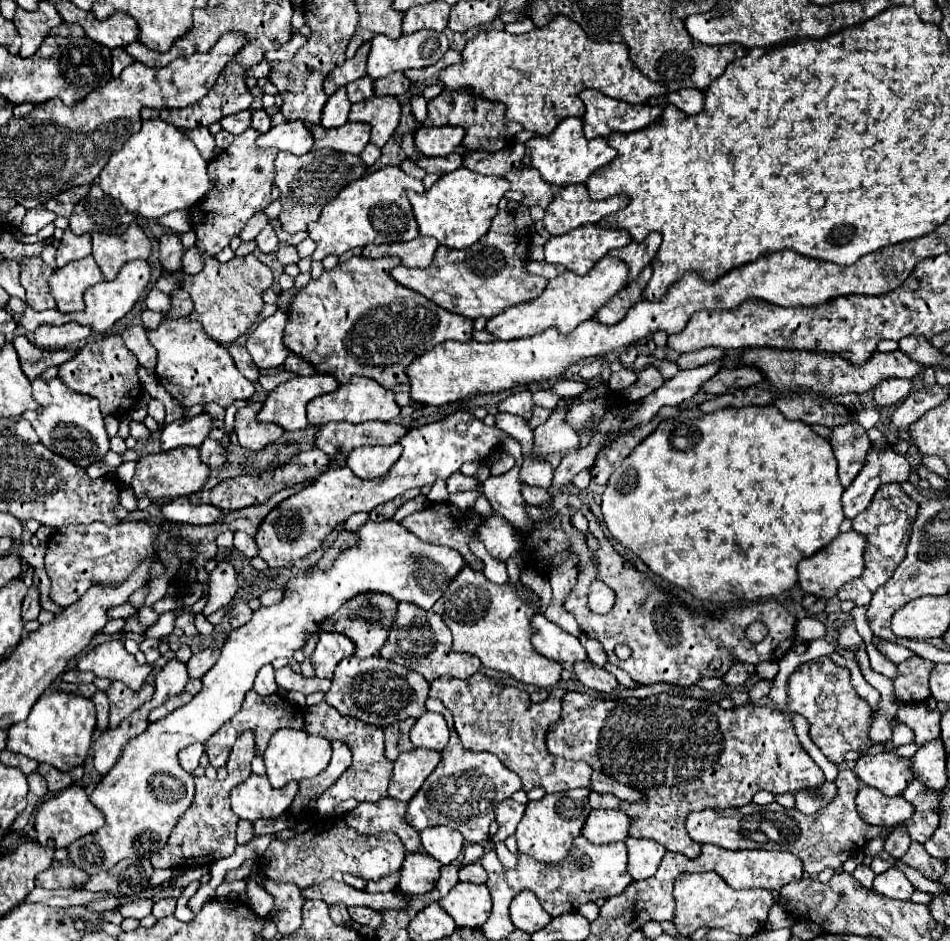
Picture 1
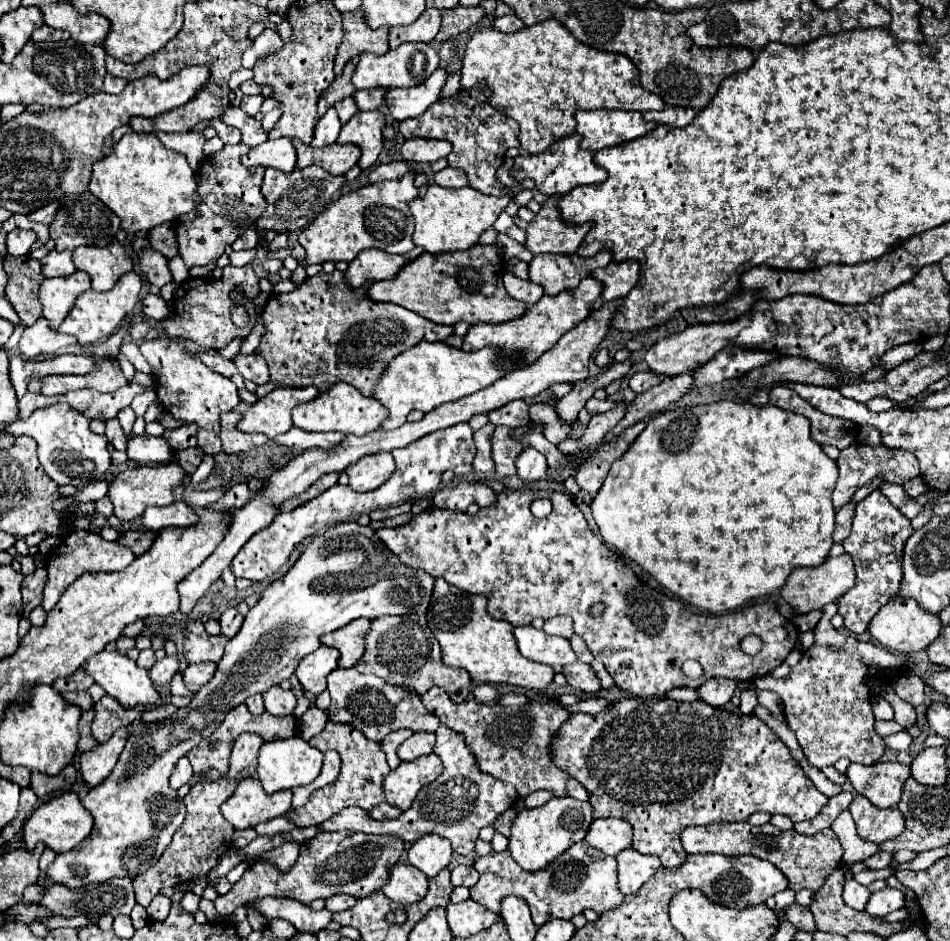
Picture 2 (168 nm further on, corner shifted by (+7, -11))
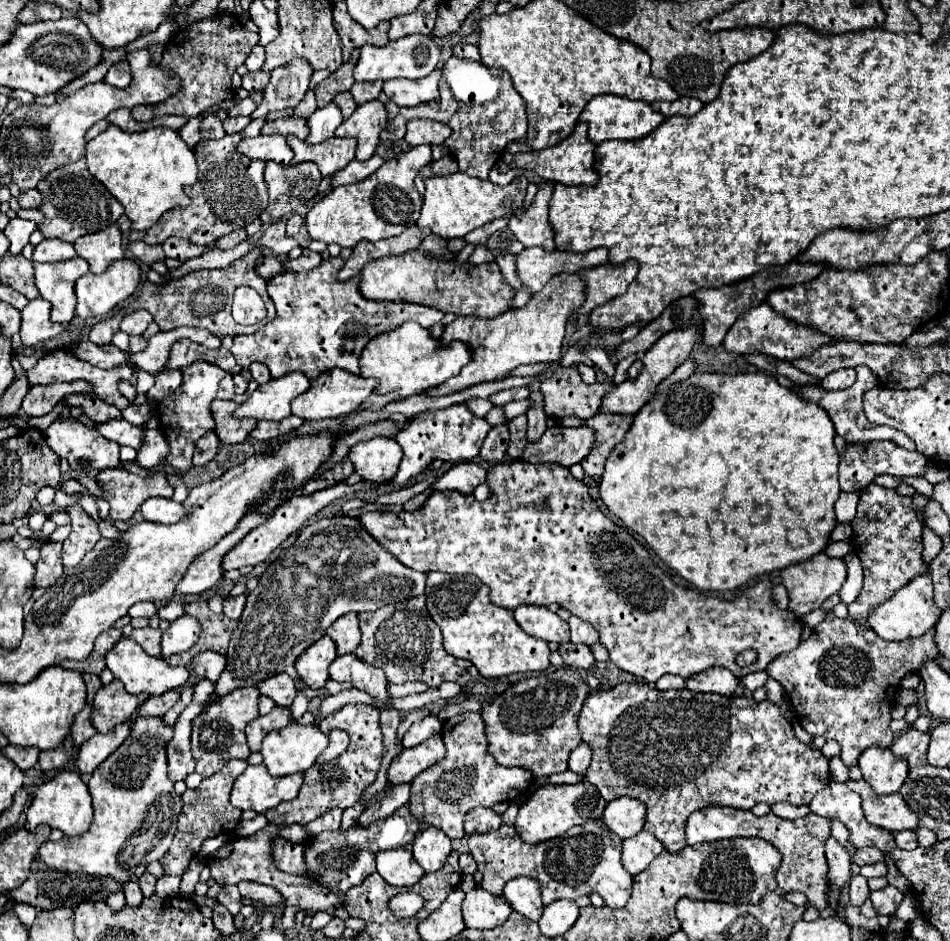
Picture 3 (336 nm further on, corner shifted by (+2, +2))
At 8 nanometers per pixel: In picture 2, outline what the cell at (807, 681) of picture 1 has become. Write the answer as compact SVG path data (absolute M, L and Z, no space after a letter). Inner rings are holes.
M836 601L824 607L824 615L814 629L814 645L802 653L800 663L790 669L788 677L776 679L772 675L764 675L754 681L760 689L770 689L780 695L786 723L796 733L806 759L818 769L834 765L842 757L866 765L880 761L886 745L874 731L868 679L884 681L884 673L894 675L900 669L912 669L904 655L890 653L888 649L836 631L830 623L836 613Z

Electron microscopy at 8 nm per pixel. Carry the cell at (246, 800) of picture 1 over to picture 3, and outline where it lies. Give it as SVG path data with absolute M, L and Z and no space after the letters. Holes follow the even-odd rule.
M263 764L249 766L233 784L231 804L239 810L267 812L279 802L293 800L299 794L301 784L303 774L273 778Z

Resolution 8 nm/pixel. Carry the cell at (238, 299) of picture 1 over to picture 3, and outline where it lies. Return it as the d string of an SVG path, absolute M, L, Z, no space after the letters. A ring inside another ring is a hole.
M253 248L243 258L235 260L233 264L229 264L227 268L219 268L219 270L195 270L195 272L185 274L183 278L171 280L165 286L157 286L157 284L145 282L143 288L141 288L139 298L135 298L129 306L121 308L113 318L101 320L101 322L97 322L91 328L89 340L95 342L95 344L111 344L111 338L115 336L115 332L119 332L119 324L121 324L123 316L129 314L129 312L133 312L133 310L147 310L155 318L155 322L159 324L161 330L173 330L173 328L179 328L179 326L195 326L195 328L205 328L205 330L209 330L211 334L215 334L219 338L257 332L259 328L263 328L263 324L267 324L269 320L275 318L275 306L273 306L271 298L267 296L267 280L261 278L257 274L257 270L255 270L255 260L257 260L259 254L261 254L261 250ZM237 286L251 286L265 300L265 304L267 304L267 318L261 324L241 326L241 324L237 324L233 320L233 316L231 316L231 296L233 296L233 292L235 292Z

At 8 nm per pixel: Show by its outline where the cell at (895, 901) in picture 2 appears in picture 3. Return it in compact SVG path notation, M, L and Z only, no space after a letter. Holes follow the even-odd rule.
M887 884L883 890L871 892L873 906L877 908L879 914L885 914L885 916L893 914L895 908L901 904L901 900L903 900L903 892L891 884Z

